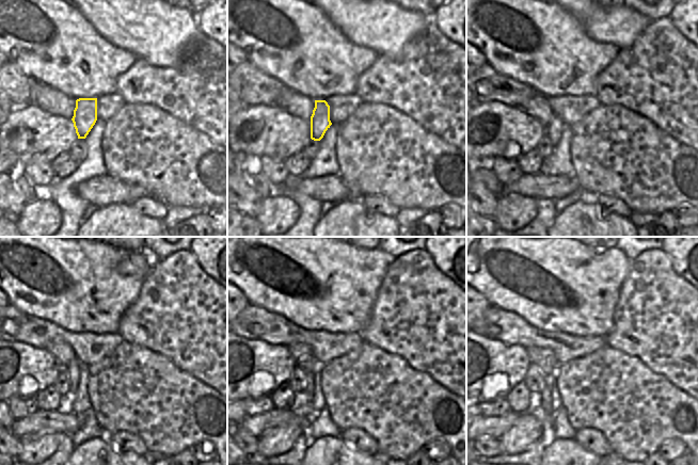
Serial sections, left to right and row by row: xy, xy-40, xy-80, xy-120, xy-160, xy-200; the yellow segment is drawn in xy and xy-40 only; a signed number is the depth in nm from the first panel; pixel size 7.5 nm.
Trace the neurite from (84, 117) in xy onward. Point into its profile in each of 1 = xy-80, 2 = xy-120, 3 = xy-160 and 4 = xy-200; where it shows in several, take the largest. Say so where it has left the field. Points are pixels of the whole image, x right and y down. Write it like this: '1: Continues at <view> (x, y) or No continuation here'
1: Continues at xy-80 (553, 131)
2: Continues at xy-120 (73, 370)
3: Continues at xy-160 (303, 402)
4: Continues at xy-200 (544, 412)

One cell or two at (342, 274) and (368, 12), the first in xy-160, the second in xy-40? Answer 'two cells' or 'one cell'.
two cells

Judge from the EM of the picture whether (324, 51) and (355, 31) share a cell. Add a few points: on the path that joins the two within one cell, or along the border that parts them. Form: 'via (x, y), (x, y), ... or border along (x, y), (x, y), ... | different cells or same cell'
border along (329, 19), (346, 37), (354, 44), (368, 49) | different cells

